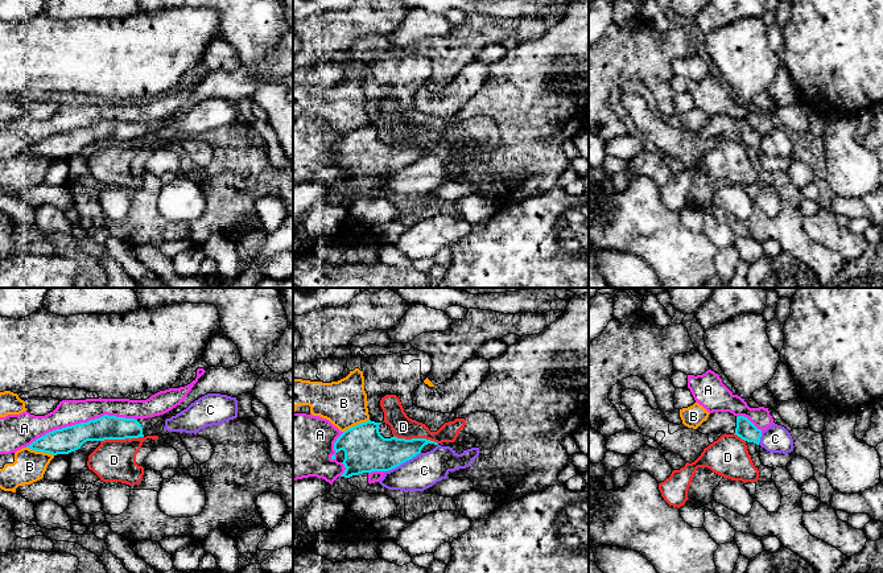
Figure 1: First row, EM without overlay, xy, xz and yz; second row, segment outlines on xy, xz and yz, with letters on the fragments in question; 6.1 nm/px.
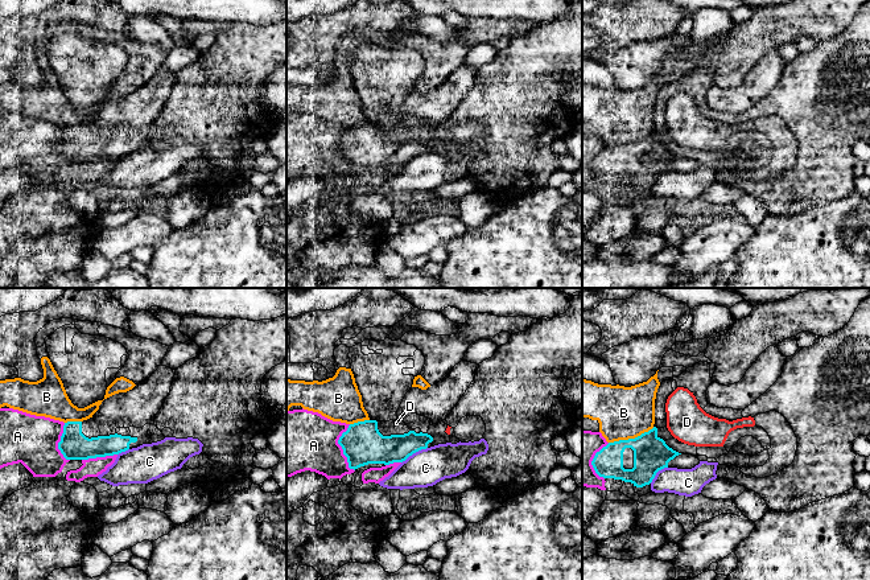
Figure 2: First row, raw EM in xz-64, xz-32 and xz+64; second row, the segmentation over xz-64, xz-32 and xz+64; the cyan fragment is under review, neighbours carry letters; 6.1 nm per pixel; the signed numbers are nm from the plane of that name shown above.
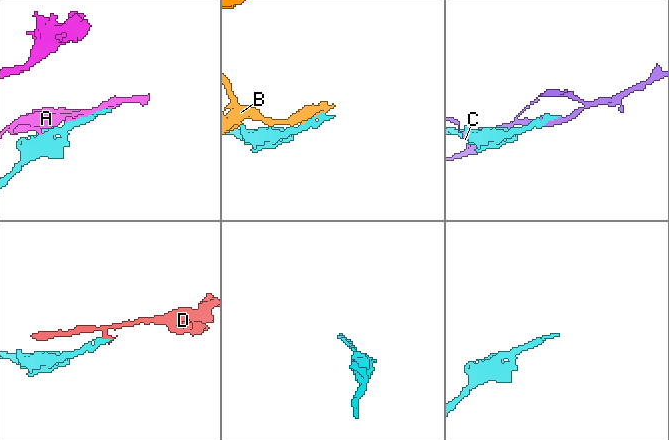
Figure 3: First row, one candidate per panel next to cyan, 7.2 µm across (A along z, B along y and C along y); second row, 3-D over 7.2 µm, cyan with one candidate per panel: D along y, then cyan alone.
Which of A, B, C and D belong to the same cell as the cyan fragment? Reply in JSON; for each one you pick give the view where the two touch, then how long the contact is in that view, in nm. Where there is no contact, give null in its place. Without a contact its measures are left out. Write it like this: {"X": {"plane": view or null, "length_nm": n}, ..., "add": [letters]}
{"add": []}

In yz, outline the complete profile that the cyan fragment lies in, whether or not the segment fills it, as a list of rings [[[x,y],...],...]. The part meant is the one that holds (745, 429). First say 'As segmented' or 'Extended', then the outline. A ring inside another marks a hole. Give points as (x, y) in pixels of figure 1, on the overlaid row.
Extended. [[[713,412],[707,420],[703,421],[697,430],[702,434],[726,433],[736,434],[747,442],[759,445],[762,430],[758,429],[747,417],[734,416],[730,412]]]

